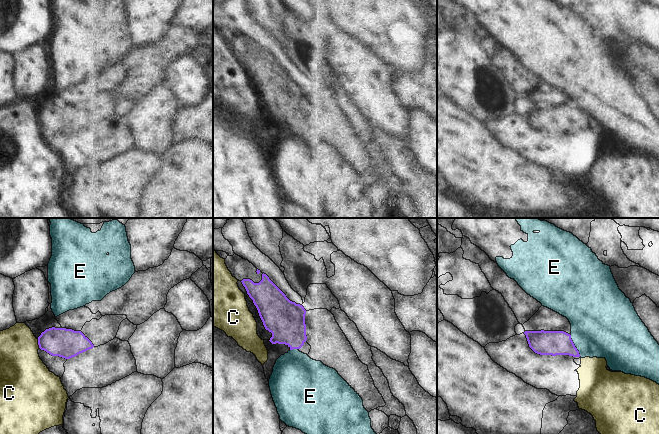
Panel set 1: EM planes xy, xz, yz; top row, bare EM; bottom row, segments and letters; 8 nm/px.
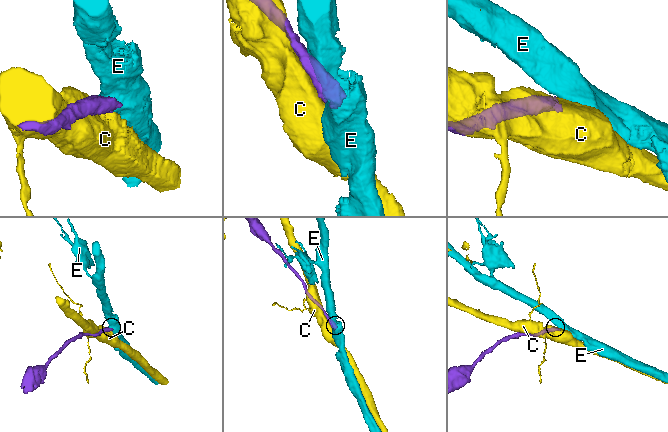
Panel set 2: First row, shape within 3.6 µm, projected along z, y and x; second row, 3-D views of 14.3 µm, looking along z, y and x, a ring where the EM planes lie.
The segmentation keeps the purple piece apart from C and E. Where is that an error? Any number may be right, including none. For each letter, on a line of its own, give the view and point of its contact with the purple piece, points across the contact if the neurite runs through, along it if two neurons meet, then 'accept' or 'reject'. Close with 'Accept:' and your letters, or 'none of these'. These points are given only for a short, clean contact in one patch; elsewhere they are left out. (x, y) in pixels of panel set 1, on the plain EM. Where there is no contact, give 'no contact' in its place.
C: xy (38, 119) | reject
E: yz (574, 122) | along yz (570, 111), (580, 132) | reject
Accept: none of these

